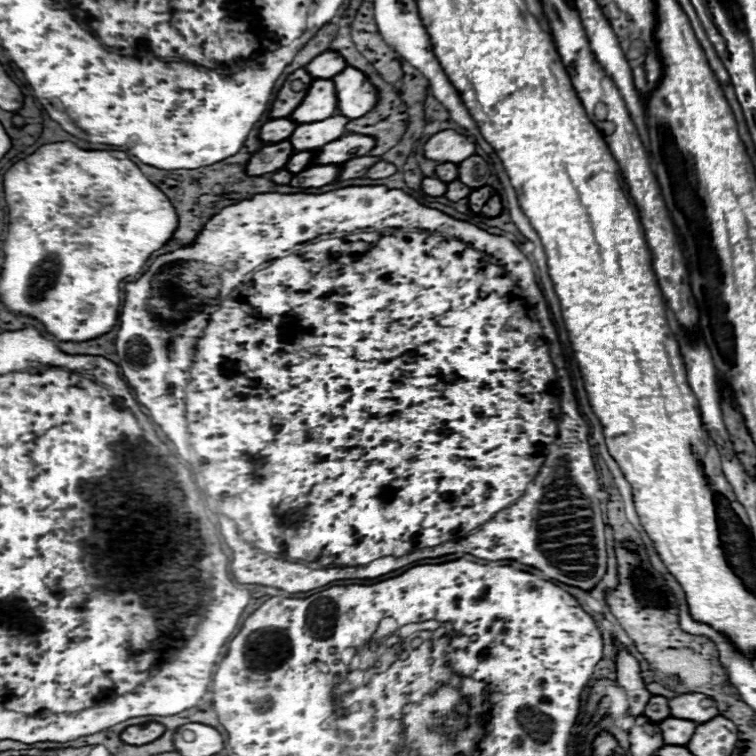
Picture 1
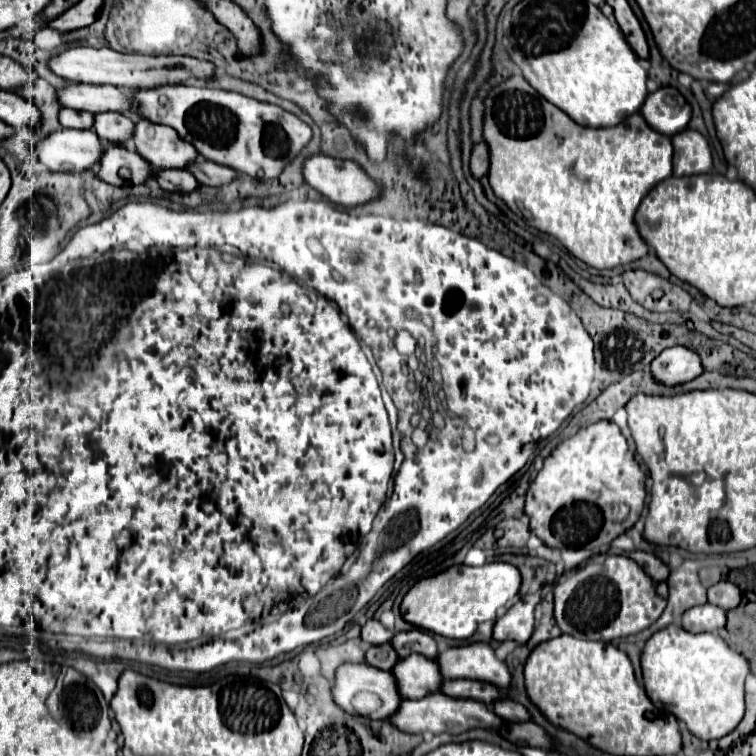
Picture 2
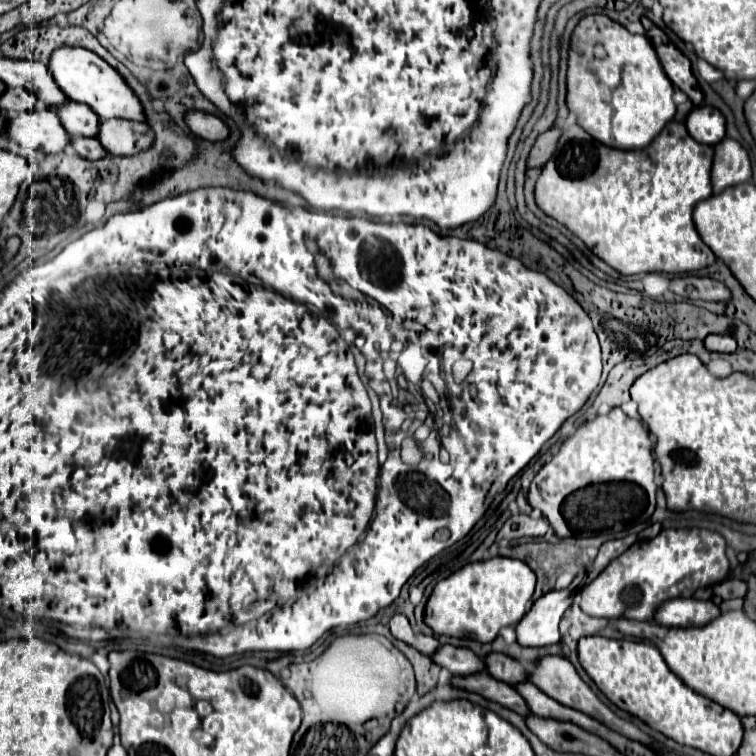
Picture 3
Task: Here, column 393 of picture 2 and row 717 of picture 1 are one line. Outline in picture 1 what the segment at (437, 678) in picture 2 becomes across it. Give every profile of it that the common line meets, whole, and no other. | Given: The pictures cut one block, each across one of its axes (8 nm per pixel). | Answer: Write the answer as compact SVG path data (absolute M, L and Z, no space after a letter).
M670 716L664 722L660 722L660 730L666 746L686 746L696 730L696 724L690 720L676 720L674 716Z

